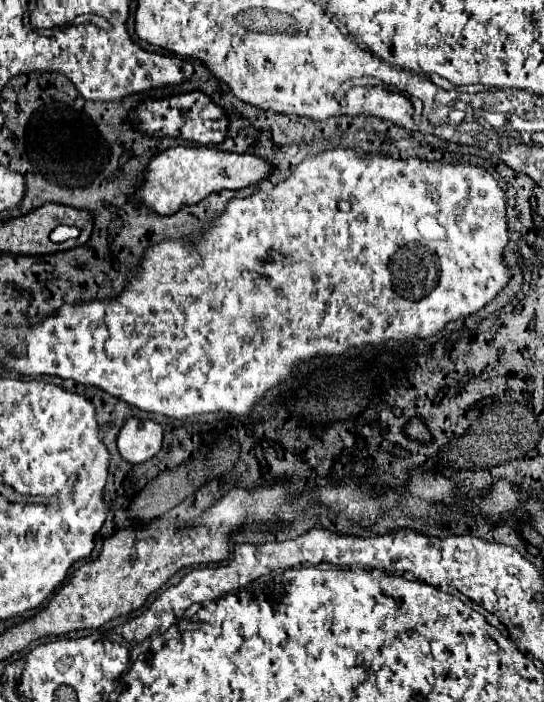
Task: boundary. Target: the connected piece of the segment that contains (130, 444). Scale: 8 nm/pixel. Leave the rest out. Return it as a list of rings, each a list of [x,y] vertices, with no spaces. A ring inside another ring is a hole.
[[[128,418],[118,434],[118,452],[130,464],[142,464],[154,458],[160,452],[160,448],[162,448],[162,426],[152,420],[140,422],[138,418]]]

